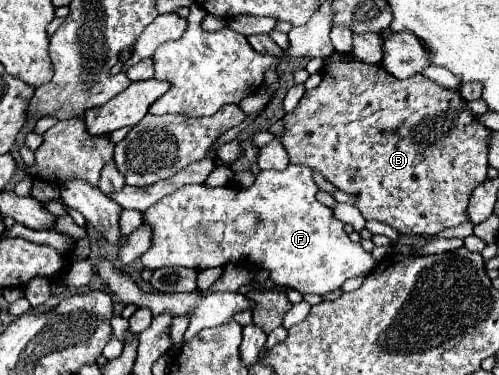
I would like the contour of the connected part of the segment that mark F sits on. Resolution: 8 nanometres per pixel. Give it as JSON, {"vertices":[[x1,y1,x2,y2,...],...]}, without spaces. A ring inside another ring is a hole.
{"vertices":[[289,165,283,171,259,171,255,183,247,189,235,183,225,187,209,187,205,183,181,187,143,213,145,223,153,227,153,245,145,255,141,255,141,263,149,271,161,267,186,267,203,271,243,259,249,267,267,269,271,273,271,281,277,285,289,285,301,293,317,295,335,291,351,277,369,275,377,261,359,243,349,239,343,229,345,223,335,217,333,209,321,205,315,199,317,191,319,187,313,181,311,169,303,165]]}

